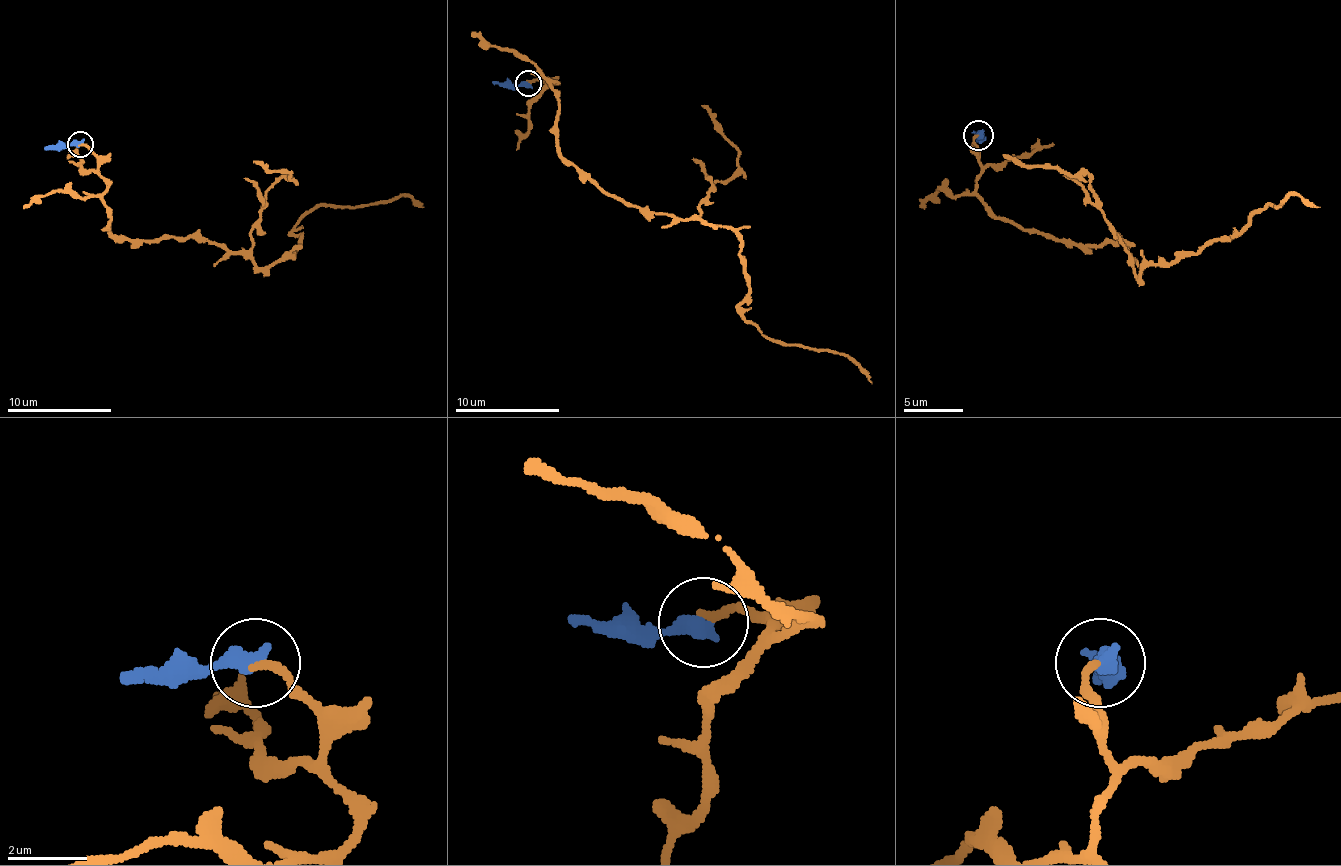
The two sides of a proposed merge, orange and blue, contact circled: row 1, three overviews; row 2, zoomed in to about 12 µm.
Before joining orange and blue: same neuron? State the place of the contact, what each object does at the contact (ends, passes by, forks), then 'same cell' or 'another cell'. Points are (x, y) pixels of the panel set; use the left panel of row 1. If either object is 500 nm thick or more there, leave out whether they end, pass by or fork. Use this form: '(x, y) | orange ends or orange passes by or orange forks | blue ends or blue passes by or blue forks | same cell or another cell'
(80, 144) | orange ends | blue ends | same cell

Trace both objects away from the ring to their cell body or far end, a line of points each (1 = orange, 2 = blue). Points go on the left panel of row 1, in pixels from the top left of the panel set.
1: (81, 143), (112, 235), (222, 243), (259, 267), (290, 259), (317, 206), (424, 206)
2: (81, 143), (44, 148)

